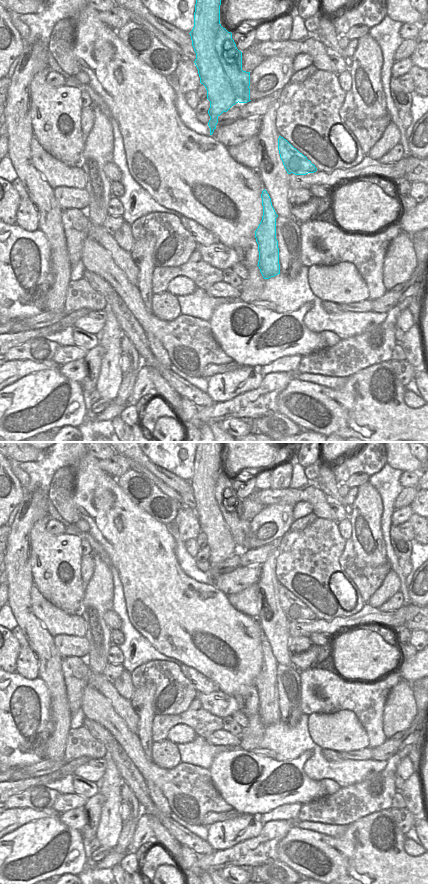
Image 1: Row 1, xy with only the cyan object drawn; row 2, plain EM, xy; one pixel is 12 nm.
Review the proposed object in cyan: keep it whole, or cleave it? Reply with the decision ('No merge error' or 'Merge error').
Merge error.

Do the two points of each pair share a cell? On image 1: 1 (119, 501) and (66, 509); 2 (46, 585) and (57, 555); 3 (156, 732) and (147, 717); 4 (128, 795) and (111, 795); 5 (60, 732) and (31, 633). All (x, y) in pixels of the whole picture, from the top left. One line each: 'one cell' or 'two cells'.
1: two cells
2: one cell
3: two cells
4: two cells
5: one cell

